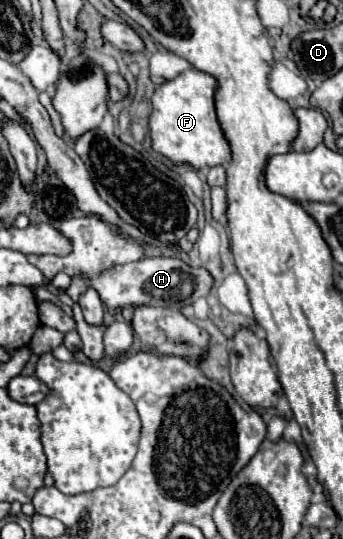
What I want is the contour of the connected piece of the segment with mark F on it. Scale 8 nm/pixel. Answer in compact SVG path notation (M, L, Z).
M184 70L158 86L152 96L150 114L150 140L154 152L166 156L174 164L190 164L196 170L228 164L230 146L216 120L214 92L216 78L200 70Z

